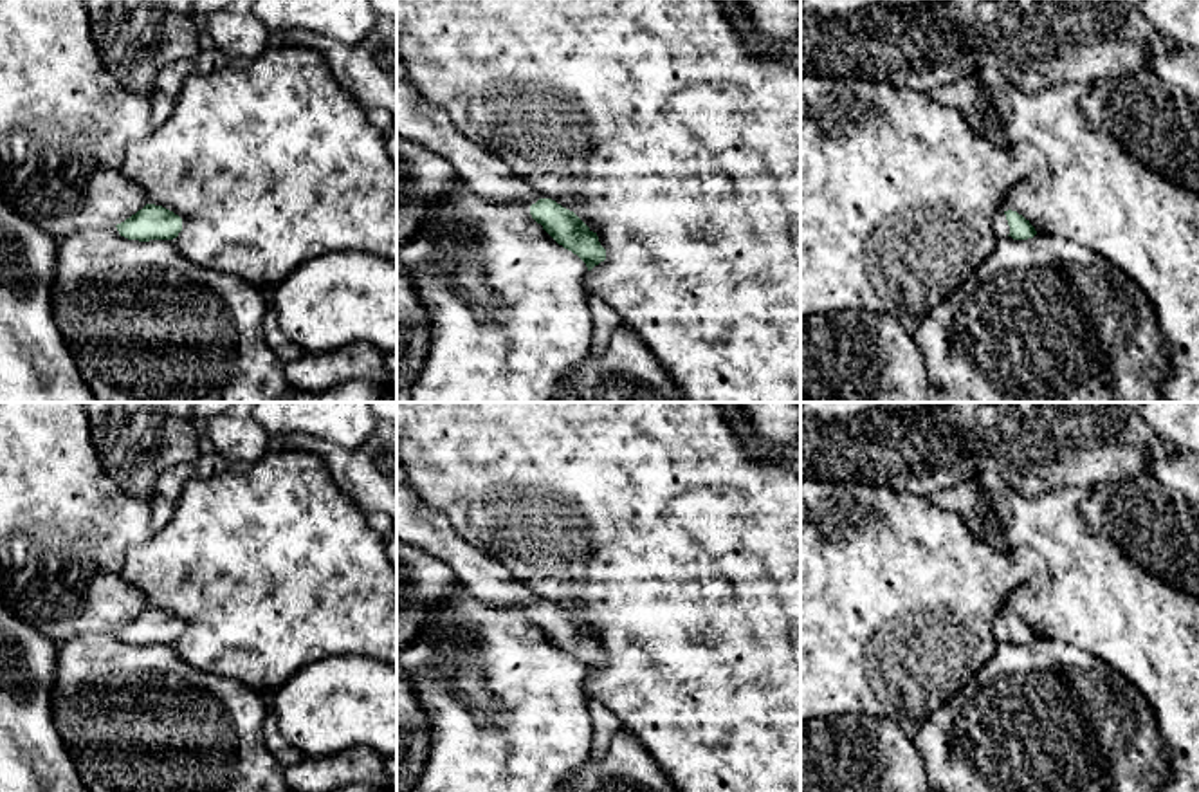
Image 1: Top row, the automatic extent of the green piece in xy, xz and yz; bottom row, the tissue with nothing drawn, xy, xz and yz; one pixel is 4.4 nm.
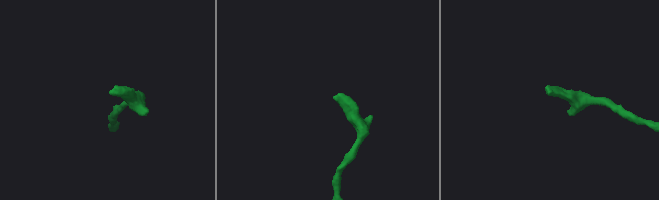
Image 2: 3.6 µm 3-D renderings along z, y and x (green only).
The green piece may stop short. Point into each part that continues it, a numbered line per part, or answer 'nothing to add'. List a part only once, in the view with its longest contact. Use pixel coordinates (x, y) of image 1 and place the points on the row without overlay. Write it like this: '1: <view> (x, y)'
1: yz (1001, 632)

